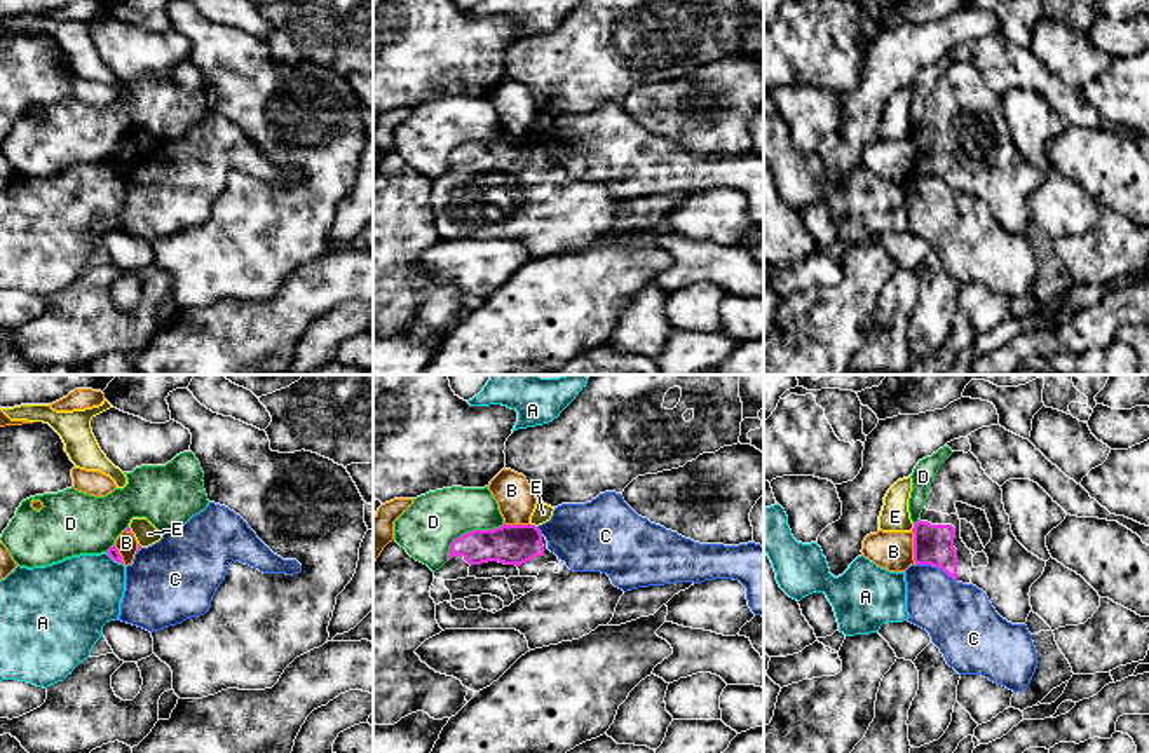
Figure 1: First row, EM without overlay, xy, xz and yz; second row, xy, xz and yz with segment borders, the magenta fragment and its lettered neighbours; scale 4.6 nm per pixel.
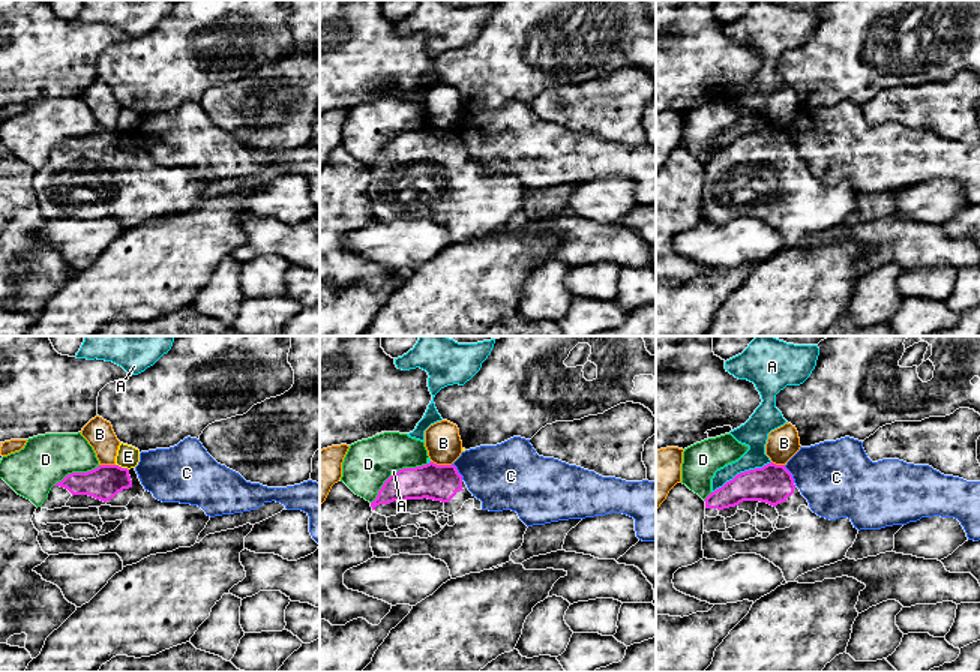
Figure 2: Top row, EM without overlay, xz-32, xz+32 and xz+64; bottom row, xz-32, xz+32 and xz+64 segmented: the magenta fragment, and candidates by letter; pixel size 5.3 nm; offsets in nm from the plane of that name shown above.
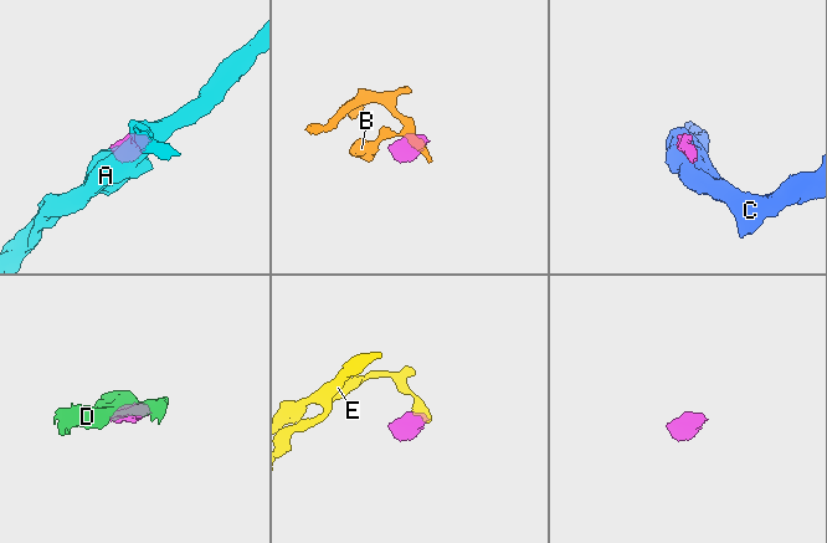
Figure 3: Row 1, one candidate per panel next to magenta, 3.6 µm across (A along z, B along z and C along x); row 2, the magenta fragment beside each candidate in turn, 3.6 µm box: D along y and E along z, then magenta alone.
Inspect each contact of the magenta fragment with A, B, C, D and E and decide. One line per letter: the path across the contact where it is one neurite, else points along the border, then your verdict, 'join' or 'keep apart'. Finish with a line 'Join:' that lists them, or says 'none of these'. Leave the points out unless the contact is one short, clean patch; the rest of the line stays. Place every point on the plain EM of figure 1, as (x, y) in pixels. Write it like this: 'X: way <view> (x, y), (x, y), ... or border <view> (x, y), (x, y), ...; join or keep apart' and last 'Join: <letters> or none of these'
A: border xy (107, 161), (122, 175); keep apart
B: keep apart
C: border yz (916, 173), (937, 175), (956, 190); keep apart
D: border xz (504, 133), (461, 143), (452, 152), (447, 169); keep apart
E: border yz (914, 133), (911, 140); keep apart
Join: none of these

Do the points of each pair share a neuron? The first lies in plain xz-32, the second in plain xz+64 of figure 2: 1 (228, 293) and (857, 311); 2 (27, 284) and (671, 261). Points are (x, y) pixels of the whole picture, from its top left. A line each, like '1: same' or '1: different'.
1: same
2: same

